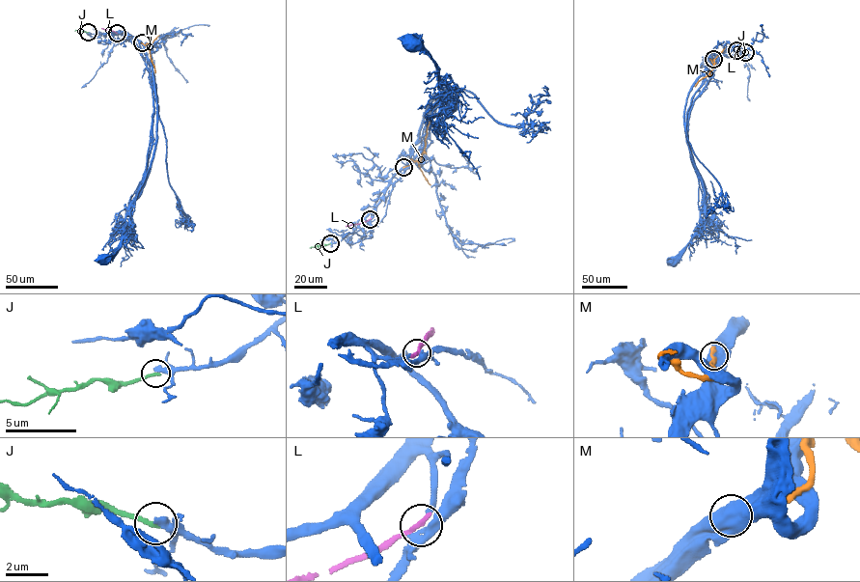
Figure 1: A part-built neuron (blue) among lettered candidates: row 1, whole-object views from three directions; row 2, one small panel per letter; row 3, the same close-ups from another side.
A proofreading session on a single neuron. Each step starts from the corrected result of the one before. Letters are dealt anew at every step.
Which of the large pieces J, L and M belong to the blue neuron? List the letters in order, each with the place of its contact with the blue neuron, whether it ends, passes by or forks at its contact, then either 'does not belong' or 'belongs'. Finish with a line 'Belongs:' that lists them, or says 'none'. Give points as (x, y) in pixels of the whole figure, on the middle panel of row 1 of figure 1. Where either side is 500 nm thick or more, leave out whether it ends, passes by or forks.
J: (330, 243) | it ends | does not belong
L: (370, 219) | it ends | belongs
M: (403, 167) | does not belong
Belongs: L

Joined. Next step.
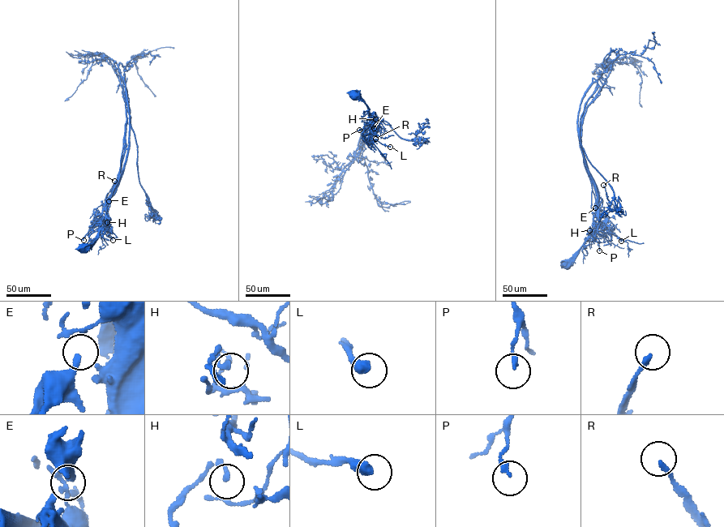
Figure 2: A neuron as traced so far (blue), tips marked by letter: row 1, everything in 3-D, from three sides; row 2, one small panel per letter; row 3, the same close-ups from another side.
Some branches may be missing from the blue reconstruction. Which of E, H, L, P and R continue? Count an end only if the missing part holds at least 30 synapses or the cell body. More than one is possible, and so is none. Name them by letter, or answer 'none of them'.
none of them

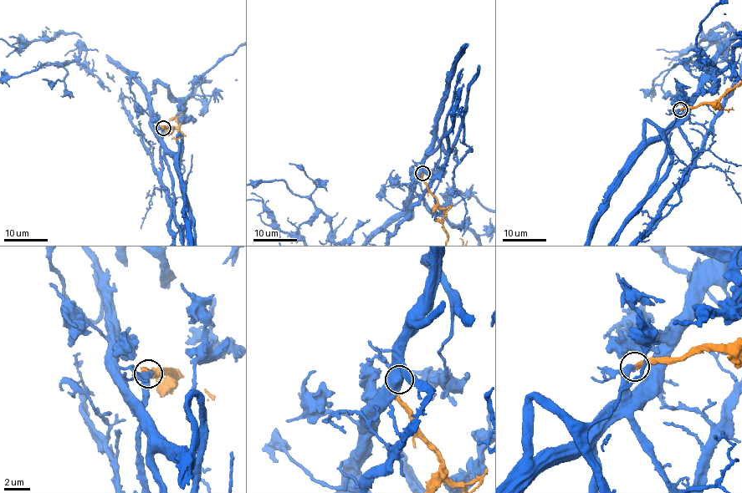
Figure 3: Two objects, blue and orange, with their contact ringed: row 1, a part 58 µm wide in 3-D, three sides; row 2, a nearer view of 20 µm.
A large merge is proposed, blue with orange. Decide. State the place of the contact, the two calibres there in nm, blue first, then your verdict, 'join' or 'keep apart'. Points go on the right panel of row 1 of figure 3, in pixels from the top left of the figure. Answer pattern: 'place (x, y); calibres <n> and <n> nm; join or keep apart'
place (680, 109); calibres 480 and 380 nm; join

